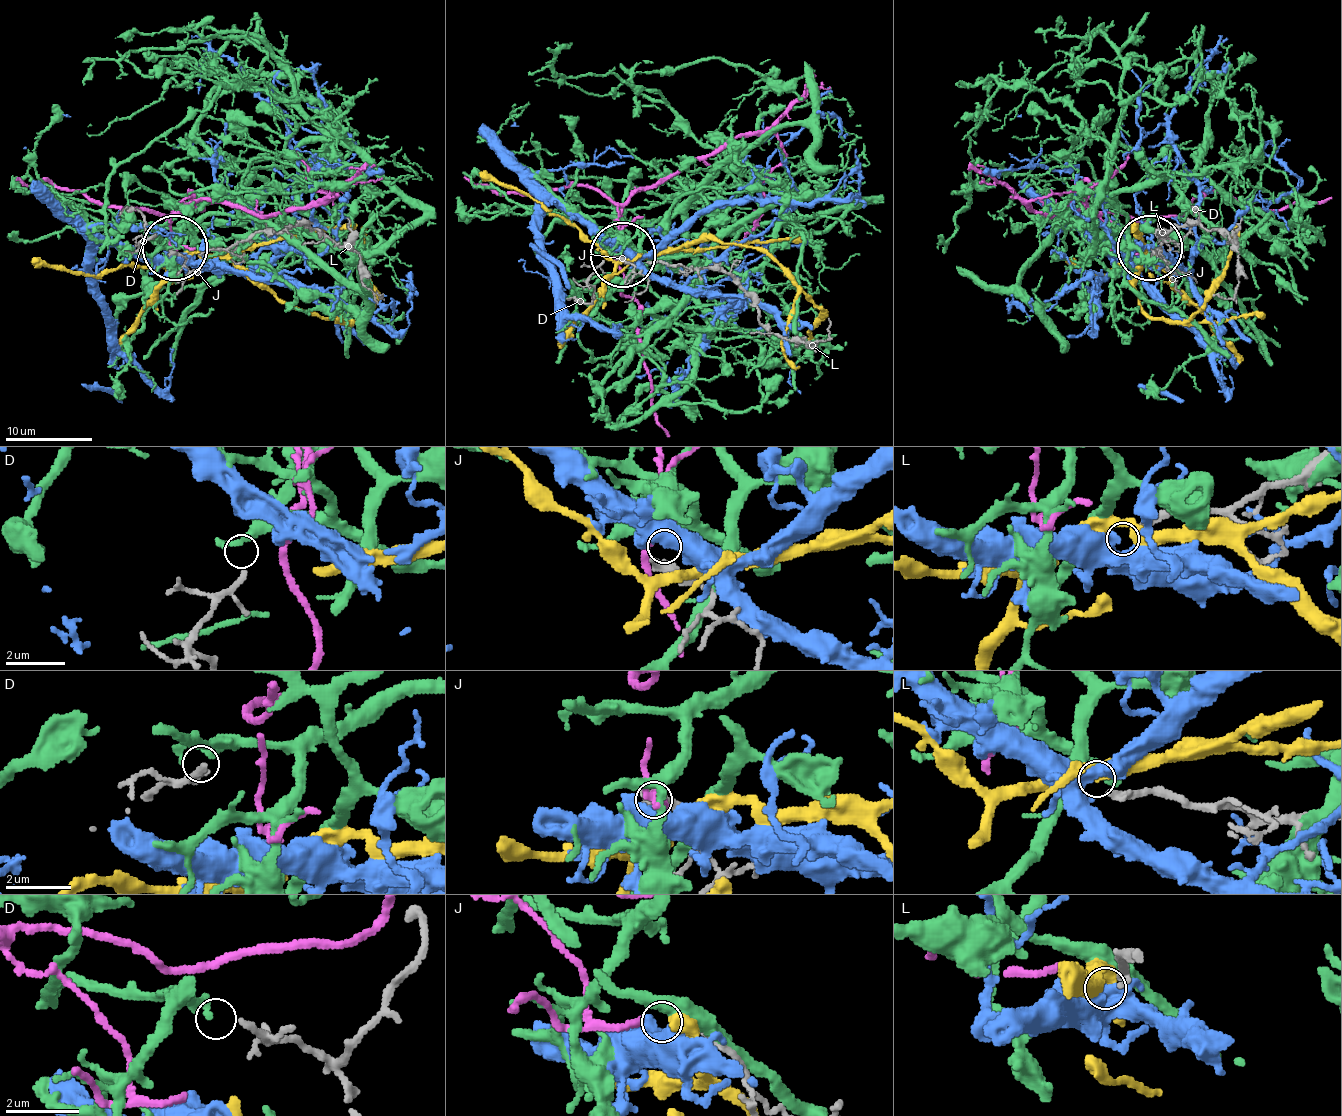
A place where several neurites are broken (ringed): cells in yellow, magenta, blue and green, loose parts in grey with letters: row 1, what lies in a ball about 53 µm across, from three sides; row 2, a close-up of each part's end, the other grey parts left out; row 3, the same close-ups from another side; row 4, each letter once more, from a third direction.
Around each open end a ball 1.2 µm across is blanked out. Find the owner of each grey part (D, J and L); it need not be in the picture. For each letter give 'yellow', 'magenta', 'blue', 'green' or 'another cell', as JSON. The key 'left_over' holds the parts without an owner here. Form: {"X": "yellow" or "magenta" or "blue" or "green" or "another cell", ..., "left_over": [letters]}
{"D": "green", "J": "magenta", "L": "another cell", "left_over": ["L"]}

